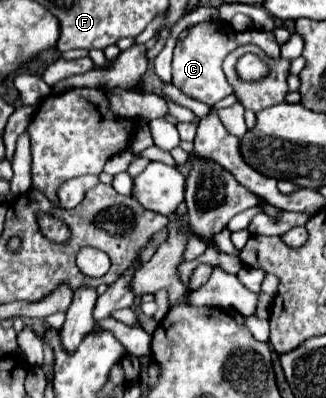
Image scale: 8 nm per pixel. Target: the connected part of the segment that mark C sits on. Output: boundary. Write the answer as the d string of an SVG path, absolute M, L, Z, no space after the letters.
M213 20L213 22L201 22L195 24L185 38L177 40L175 54L173 54L173 86L177 86L187 96L205 102L213 106L215 102L223 100L225 96L233 94L233 86L227 82L221 64L229 52L243 44L257 44L269 58L279 58L279 44L271 32L249 28L245 32L233 32L225 20Z

